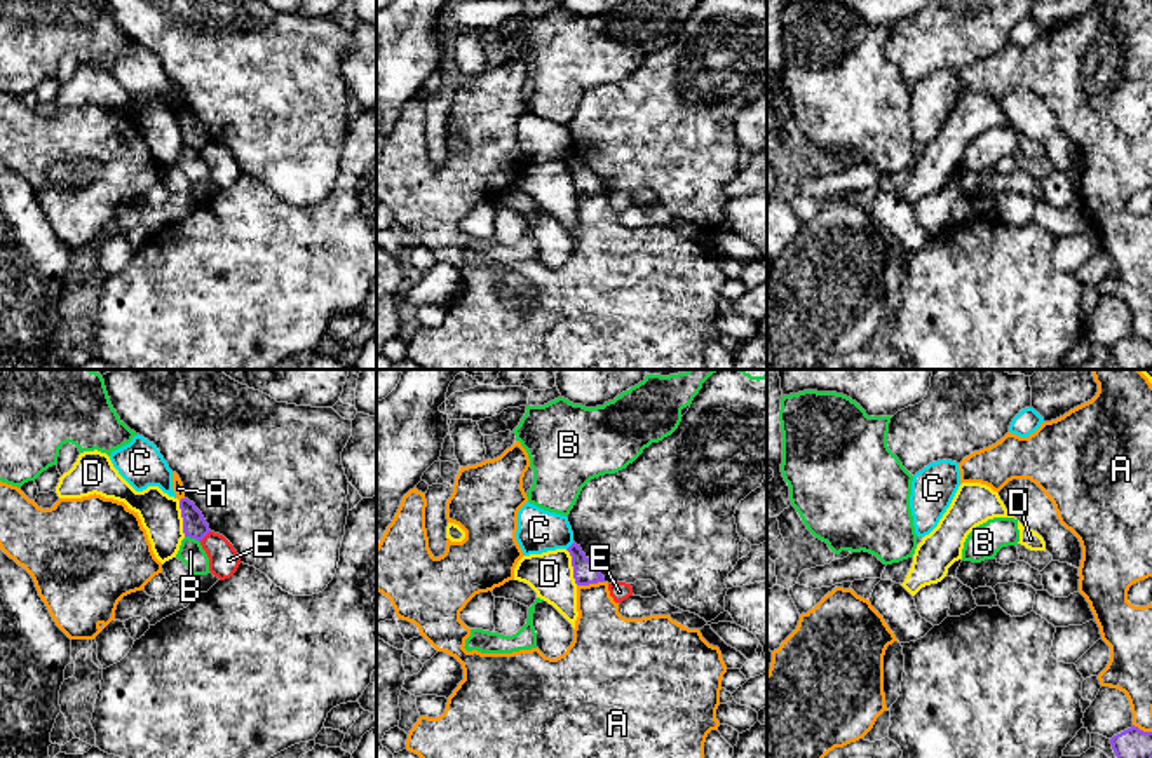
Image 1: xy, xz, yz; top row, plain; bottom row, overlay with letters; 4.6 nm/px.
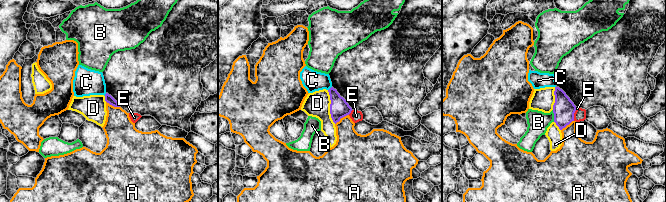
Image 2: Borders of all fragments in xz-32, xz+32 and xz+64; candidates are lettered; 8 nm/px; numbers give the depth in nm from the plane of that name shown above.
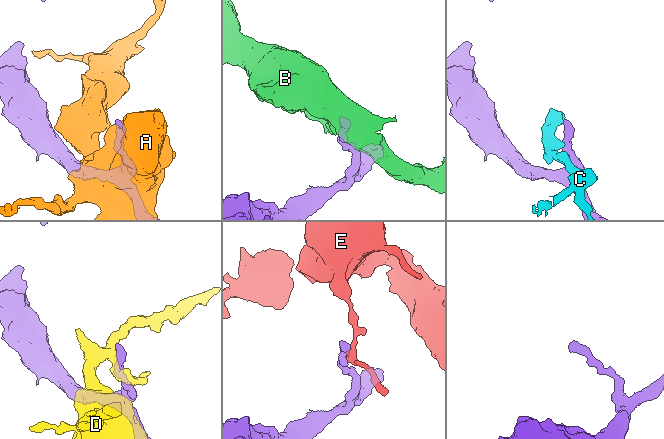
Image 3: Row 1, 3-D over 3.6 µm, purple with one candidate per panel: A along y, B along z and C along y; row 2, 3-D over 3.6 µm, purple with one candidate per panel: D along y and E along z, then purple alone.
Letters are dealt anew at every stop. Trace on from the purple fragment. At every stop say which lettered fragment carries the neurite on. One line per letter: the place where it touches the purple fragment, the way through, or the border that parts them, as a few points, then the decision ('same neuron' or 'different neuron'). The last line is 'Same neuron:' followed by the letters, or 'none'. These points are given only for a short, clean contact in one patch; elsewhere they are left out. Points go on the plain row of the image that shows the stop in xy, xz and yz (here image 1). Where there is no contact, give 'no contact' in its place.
A: xz (589, 192) | different neuron
B: xy (192, 147) | along xy (185, 145), (199, 152) | different neuron
C: xz (570, 155) | along xz (574, 152), (567, 159) | different neuron
D: xy (182, 126) | different neuron
E: xy (204, 145) | along xy (210, 140), (199, 150) | different neuron
Same neuron: none

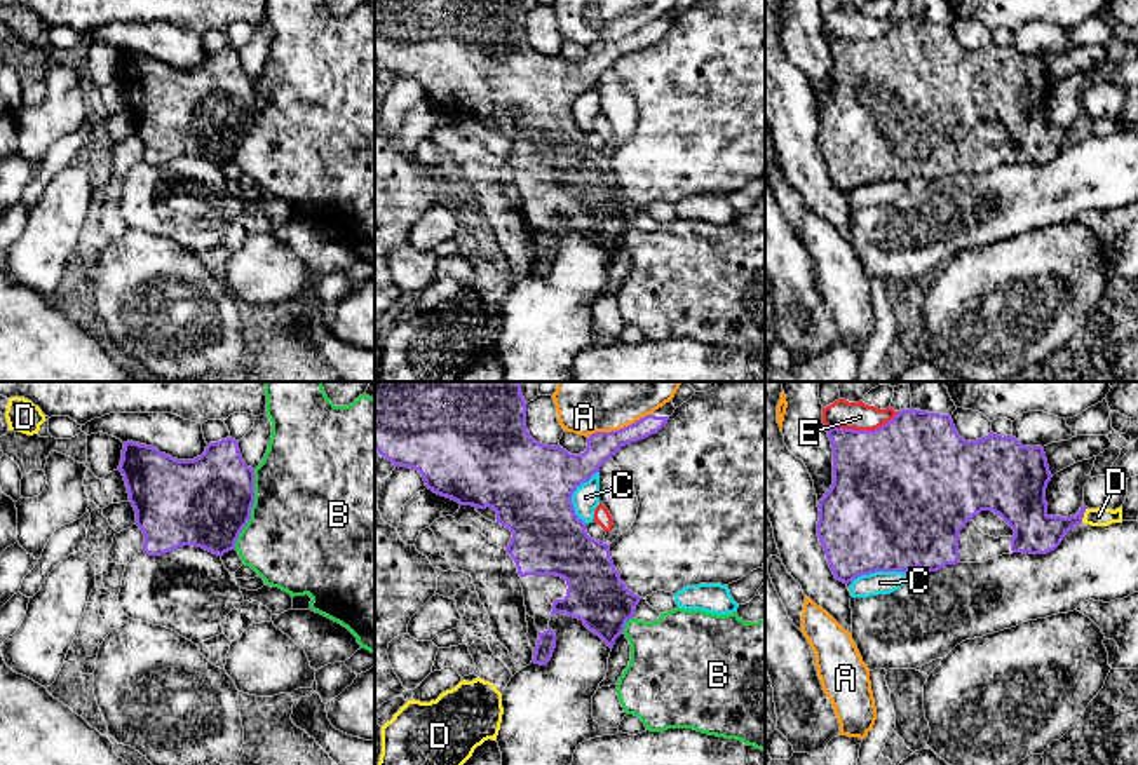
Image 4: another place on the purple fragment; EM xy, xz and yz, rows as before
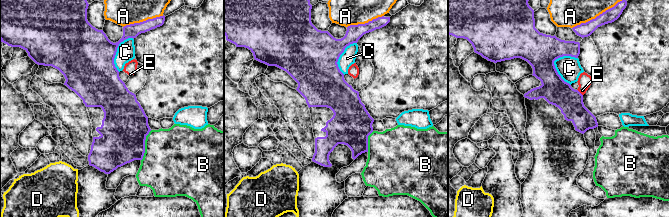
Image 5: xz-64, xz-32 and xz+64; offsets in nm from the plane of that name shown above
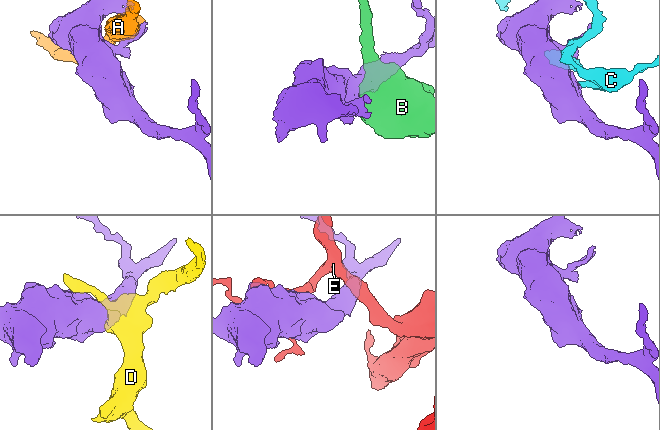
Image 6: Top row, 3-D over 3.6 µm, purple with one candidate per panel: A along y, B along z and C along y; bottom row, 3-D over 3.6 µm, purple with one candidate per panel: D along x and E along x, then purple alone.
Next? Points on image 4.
A: xz (619, 39) | different neuron
B: xy (250, 119) | different neuron
C: xz (572, 103) | different neuron
D: yz (1083, 124) | along yz (1086, 117), (1081, 131) | different neuron
E: yz (861, 40) | different neuron
Same neuron: none

